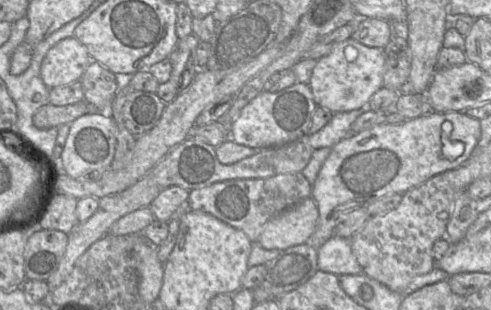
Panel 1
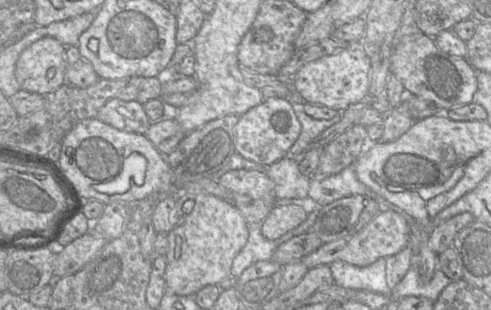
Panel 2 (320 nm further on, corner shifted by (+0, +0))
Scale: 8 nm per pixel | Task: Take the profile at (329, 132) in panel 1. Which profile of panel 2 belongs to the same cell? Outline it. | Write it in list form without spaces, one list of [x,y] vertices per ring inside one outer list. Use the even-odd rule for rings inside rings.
[[[291,101],[294,111],[301,123],[301,133],[290,149],[290,155],[295,157],[301,157],[308,149],[310,143],[320,135],[324,130],[330,126],[338,123],[341,120],[341,114],[337,114],[335,117],[329,120],[314,119],[307,115],[304,110],[303,101]]]

